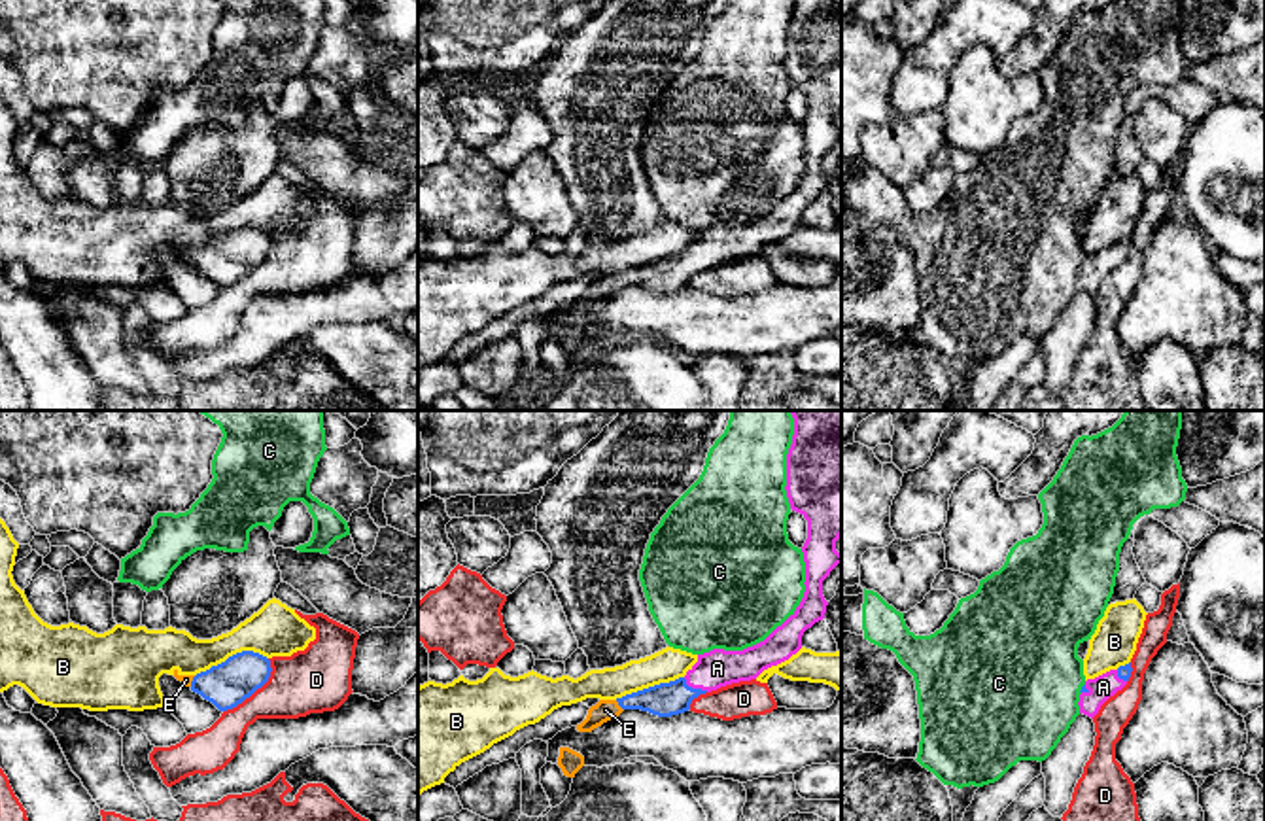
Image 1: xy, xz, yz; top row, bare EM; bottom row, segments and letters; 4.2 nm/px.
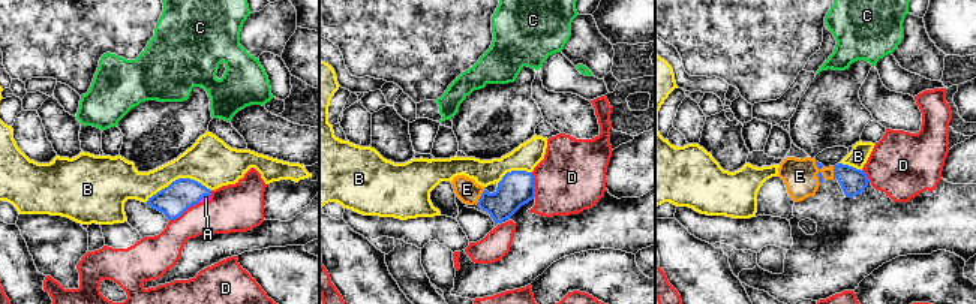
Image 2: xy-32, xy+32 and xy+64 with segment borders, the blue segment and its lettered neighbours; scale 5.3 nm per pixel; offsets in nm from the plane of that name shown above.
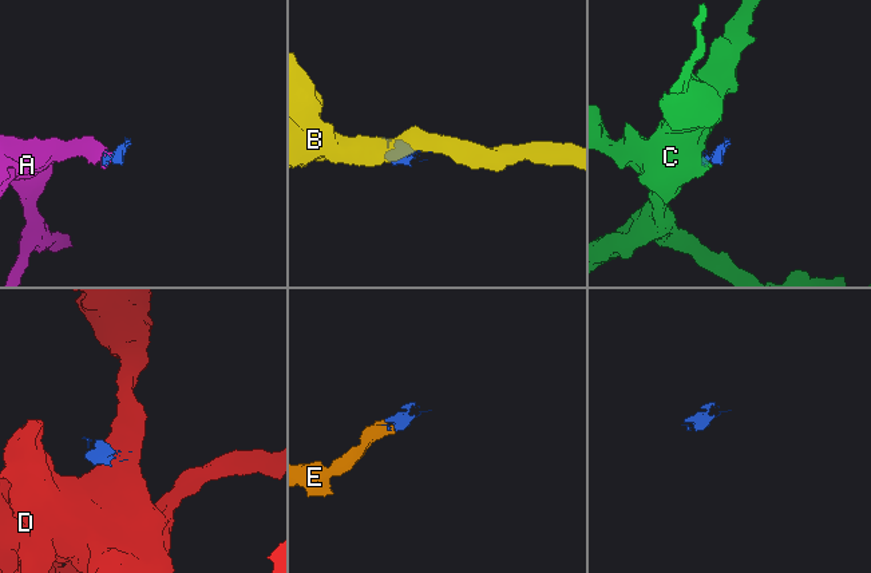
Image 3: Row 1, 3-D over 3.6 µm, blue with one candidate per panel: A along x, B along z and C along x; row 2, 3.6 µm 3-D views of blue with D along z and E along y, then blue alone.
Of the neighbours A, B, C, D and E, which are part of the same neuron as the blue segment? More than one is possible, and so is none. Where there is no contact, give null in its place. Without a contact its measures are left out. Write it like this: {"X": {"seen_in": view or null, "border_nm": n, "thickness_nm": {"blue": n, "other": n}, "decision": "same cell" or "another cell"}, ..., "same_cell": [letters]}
{"A": {"seen_in": "xz", "border_nm": 130, "thickness_nm": {"blue": 140, "other": 160}, "decision": "same cell"}, "B": {"seen_in": "xy", "border_nm": 320, "thickness_nm": {"blue": 190, "other": 220}, "decision": "another cell"}, "C": {"seen_in": "yz", "border_nm": 50, "thickness_nm": {"blue": 20, "other": 480}, "decision": "another cell"}, "D": {"seen_in": "xy", "border_nm": 300, "thickness_nm": {"blue": 190, "other": 280}, "decision": "another cell"}, "E": {"seen_in": "xz", "border_nm": 60, "thickness_nm": {"blue": 140, "other": 90}, "decision": "same cell"}, "same_cell": ["A", "E"]}

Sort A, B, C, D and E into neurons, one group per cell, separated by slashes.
A E / B / C / D

